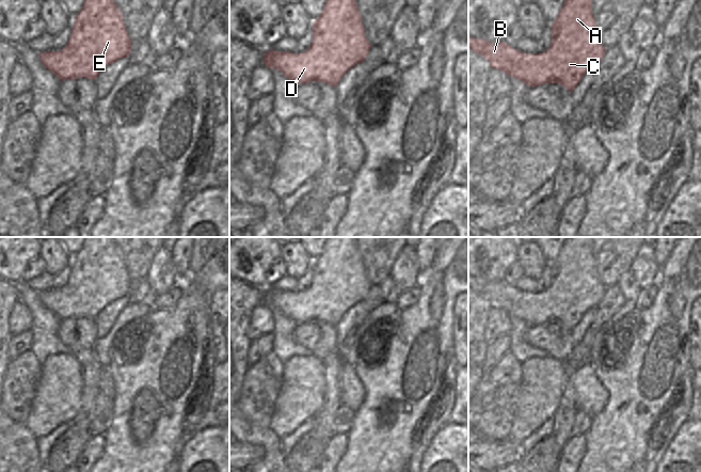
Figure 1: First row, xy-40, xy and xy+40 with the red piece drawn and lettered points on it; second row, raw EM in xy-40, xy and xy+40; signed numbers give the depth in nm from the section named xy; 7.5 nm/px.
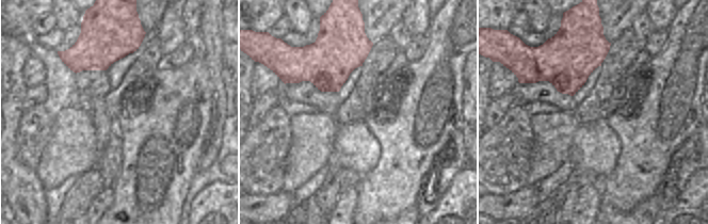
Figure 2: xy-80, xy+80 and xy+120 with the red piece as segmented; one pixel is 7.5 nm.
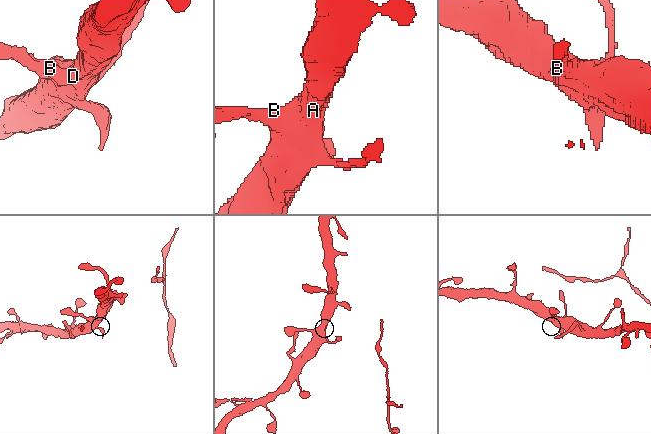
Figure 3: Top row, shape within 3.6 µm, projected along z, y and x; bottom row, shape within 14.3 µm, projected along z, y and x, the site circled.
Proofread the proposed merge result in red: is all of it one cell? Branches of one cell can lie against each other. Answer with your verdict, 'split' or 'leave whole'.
leave whole

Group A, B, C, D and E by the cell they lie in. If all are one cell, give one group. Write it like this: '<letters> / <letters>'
A B C D E

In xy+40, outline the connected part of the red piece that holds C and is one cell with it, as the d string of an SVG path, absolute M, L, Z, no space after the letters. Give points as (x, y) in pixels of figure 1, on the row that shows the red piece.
M592 0L564 1L556 20L552 23L552 44L542 53L525 53L503 41L491 43L472 36L468 36L468 47L476 53L480 53L492 68L497 68L530 88L544 83L559 83L570 92L591 68L598 67L605 54L592 14Z

